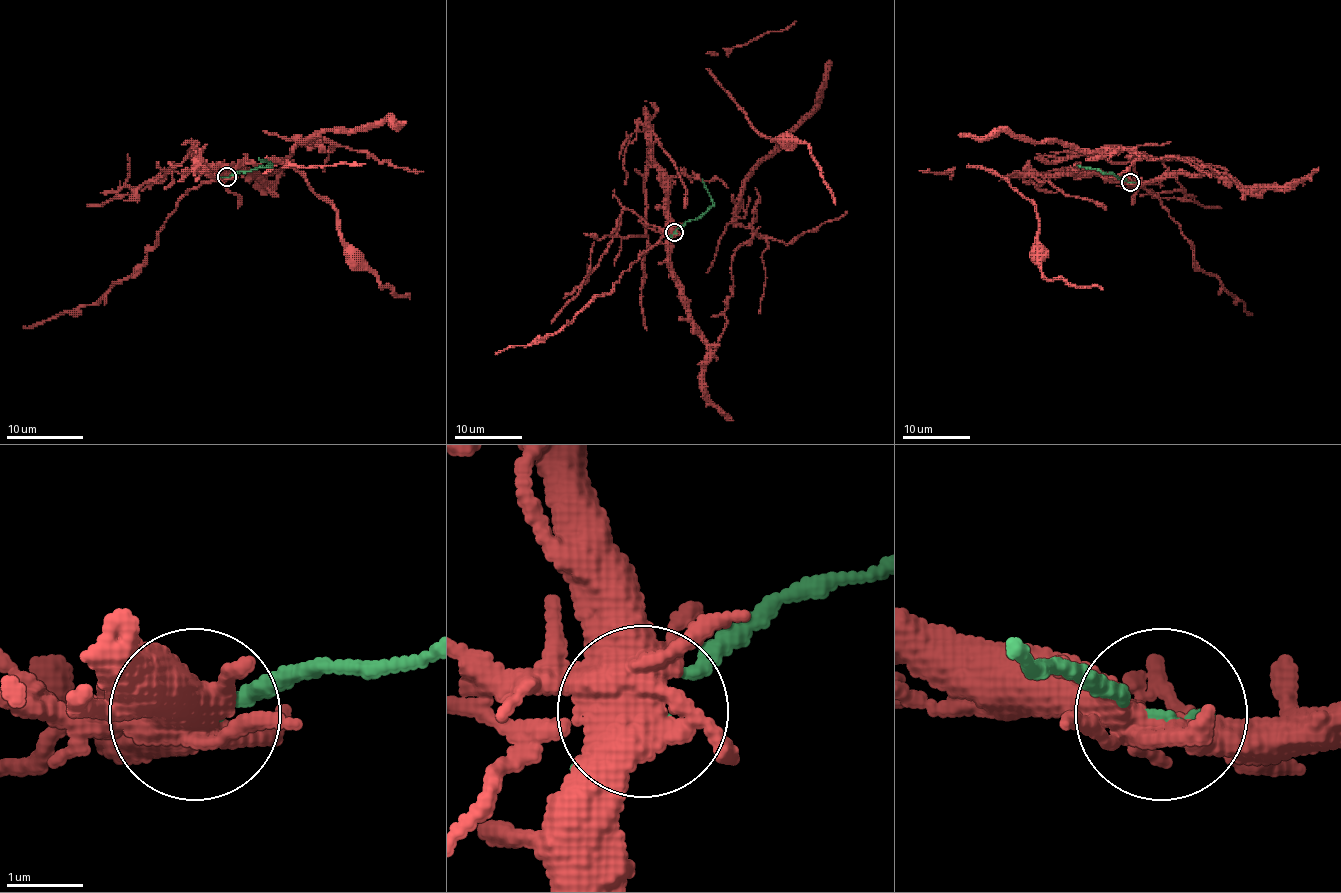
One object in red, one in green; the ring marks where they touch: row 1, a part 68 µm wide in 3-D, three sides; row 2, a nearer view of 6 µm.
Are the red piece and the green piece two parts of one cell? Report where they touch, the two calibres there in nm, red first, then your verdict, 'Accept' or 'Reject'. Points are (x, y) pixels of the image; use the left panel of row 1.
Place: (226, 177). Thickness 500 nm (red) against 80 nm. Reject

